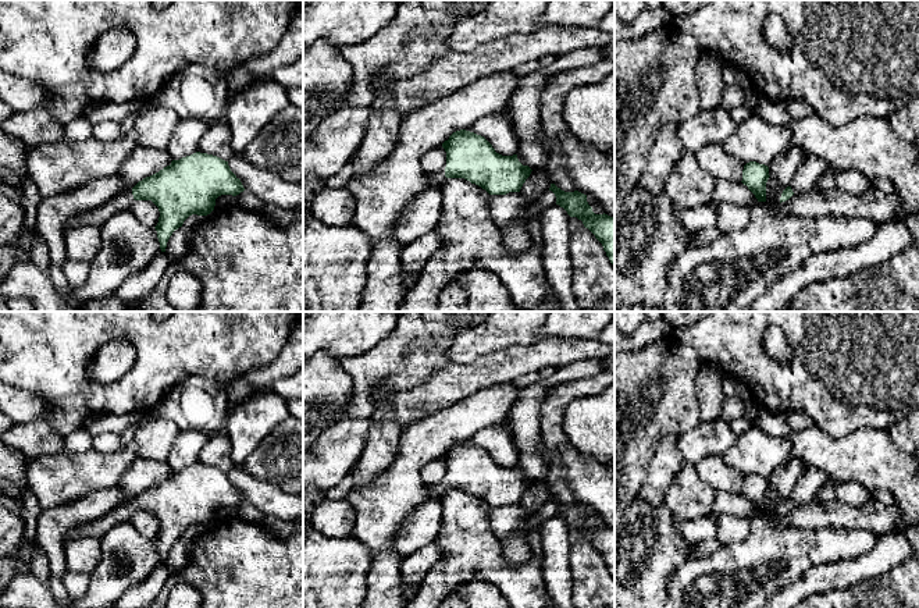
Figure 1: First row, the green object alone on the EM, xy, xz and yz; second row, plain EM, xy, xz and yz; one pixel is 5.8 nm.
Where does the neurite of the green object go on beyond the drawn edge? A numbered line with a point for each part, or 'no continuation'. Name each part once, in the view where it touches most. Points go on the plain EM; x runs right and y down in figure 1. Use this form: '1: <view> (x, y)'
1: xy (99, 528)

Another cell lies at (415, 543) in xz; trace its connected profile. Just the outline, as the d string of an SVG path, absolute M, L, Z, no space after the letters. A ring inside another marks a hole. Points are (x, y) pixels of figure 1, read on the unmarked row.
M428 499L406 519L395 536L393 551L402 558L402 576L407 587L406 602L416 595L427 572L442 557L435 541L441 527L441 502Z

